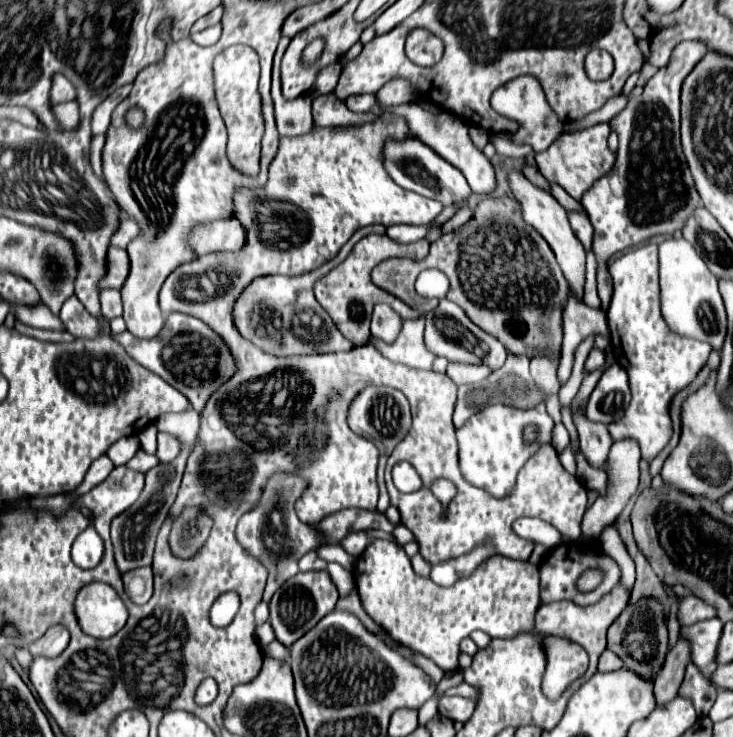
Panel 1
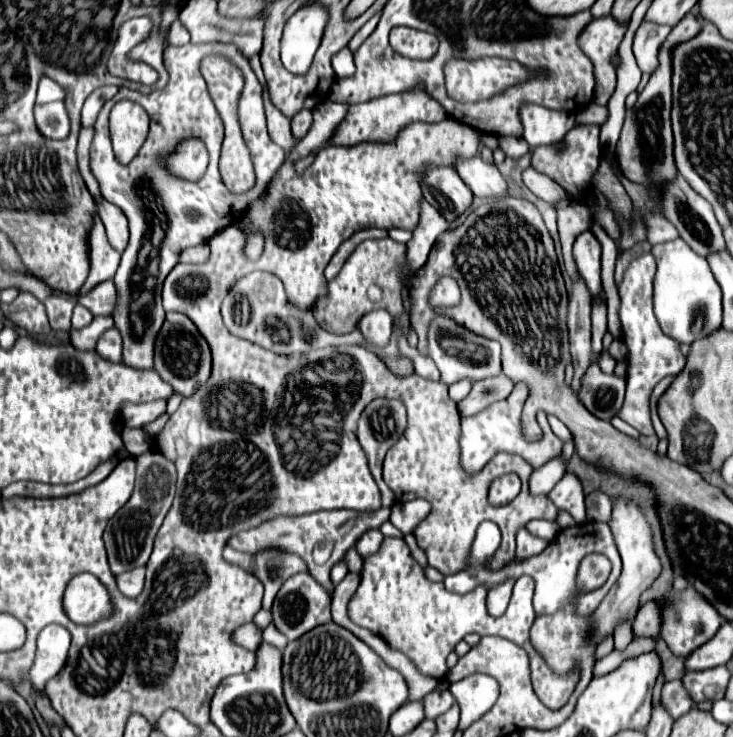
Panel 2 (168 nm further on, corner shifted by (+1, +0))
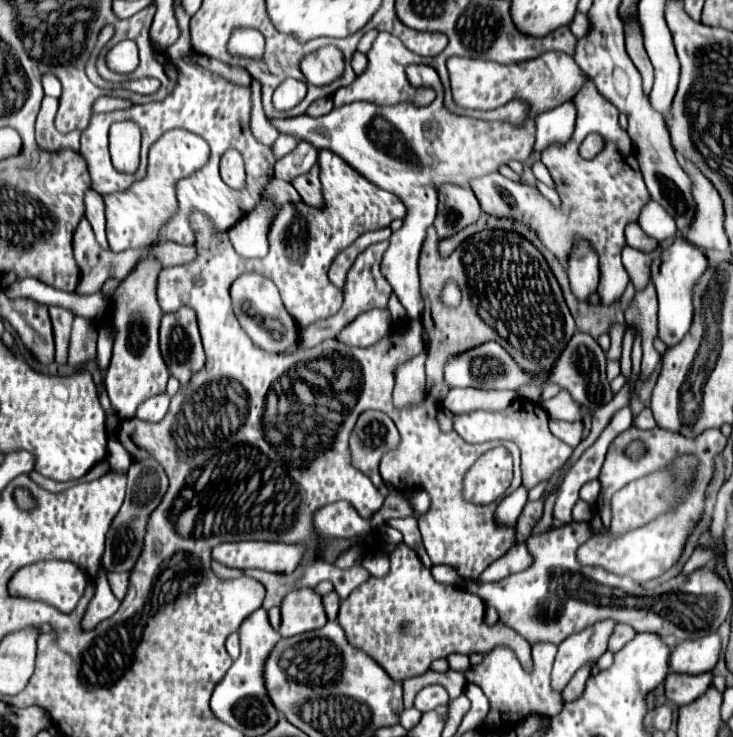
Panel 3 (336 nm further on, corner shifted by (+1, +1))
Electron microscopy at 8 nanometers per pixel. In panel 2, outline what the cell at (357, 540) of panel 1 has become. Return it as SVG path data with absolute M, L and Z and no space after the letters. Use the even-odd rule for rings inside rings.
M369 530L367 534L363 534L363 538L359 538L355 548L363 558L367 558L379 550L381 542L383 542L383 534L379 530Z

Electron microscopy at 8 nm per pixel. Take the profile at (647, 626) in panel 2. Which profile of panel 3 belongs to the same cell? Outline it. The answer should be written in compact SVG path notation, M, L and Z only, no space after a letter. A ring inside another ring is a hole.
M617 625L615 627L615 631L613 631L613 635L611 635L611 639L609 639L609 651L619 651L621 647L625 647L633 637L637 635L637 631L635 629L631 629L629 625Z

